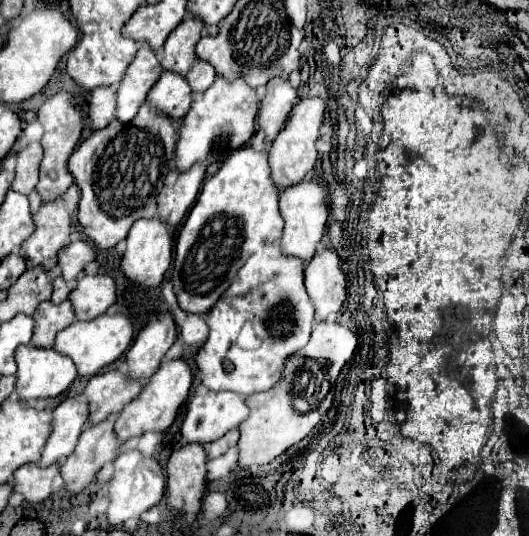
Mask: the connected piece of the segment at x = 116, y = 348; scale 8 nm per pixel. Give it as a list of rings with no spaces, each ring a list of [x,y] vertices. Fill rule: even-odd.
[[[104,313],[92,321],[74,321],[72,325],[68,325],[68,329],[62,329],[56,337],[54,349],[60,351],[62,355],[68,355],[74,361],[78,375],[96,375],[100,369],[114,363],[130,347],[132,339],[134,325],[126,315]]]

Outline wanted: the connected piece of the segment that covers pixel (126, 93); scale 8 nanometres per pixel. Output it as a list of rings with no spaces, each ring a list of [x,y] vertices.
[[[144,41],[138,49],[134,61],[128,65],[126,75],[118,87],[118,107],[116,117],[124,123],[132,121],[136,117],[140,105],[144,103],[148,91],[158,81],[162,69],[156,53],[150,49],[150,45]]]

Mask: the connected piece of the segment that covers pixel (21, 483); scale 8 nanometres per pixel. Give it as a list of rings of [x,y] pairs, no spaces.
[[[28,463],[14,473],[14,491],[20,491],[30,503],[40,503],[52,495],[58,477],[60,477],[60,463],[54,463],[50,467]]]

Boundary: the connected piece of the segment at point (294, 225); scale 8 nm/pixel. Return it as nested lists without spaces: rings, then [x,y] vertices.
[[[304,179],[292,187],[286,187],[280,191],[280,213],[284,217],[284,235],[280,241],[280,247],[284,253],[300,257],[302,261],[310,261],[316,243],[322,239],[326,231],[326,221],[328,221],[328,187],[316,179]]]

